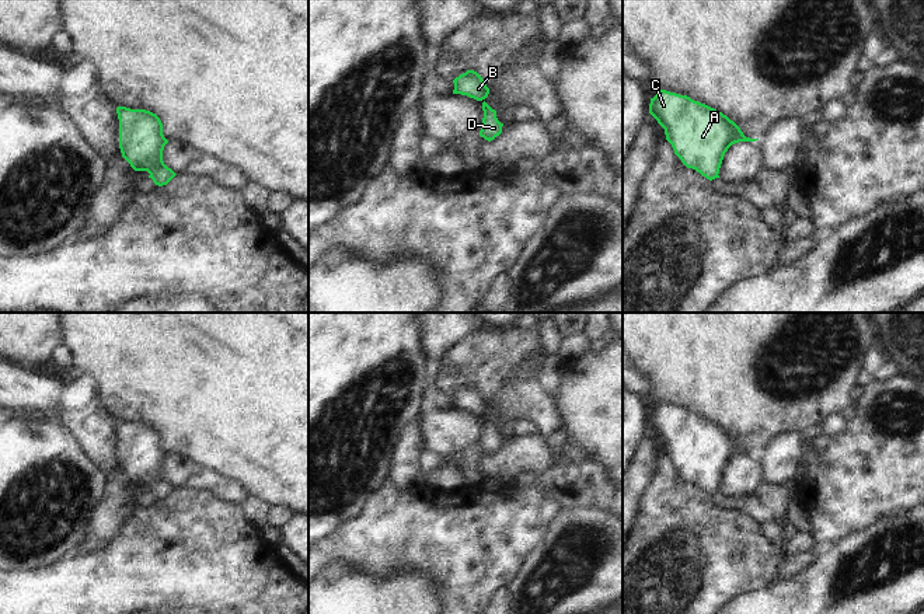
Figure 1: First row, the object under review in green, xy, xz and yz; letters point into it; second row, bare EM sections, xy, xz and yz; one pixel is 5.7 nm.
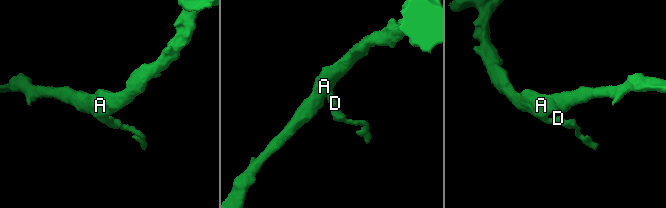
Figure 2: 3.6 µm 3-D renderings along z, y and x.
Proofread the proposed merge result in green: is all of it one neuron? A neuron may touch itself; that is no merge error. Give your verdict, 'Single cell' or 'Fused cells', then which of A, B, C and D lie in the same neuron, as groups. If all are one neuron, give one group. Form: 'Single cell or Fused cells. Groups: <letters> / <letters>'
Single cell. Groups: A B C D

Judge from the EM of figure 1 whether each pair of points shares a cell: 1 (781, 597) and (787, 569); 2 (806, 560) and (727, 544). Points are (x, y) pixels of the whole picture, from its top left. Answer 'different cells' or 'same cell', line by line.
1: different cells
2: different cells

